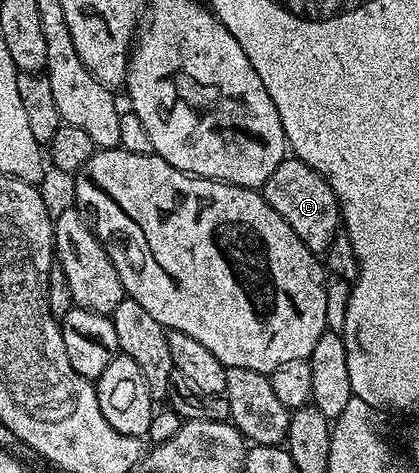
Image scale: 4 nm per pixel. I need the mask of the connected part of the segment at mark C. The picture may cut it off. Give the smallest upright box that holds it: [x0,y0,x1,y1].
[259,158,342,254]

